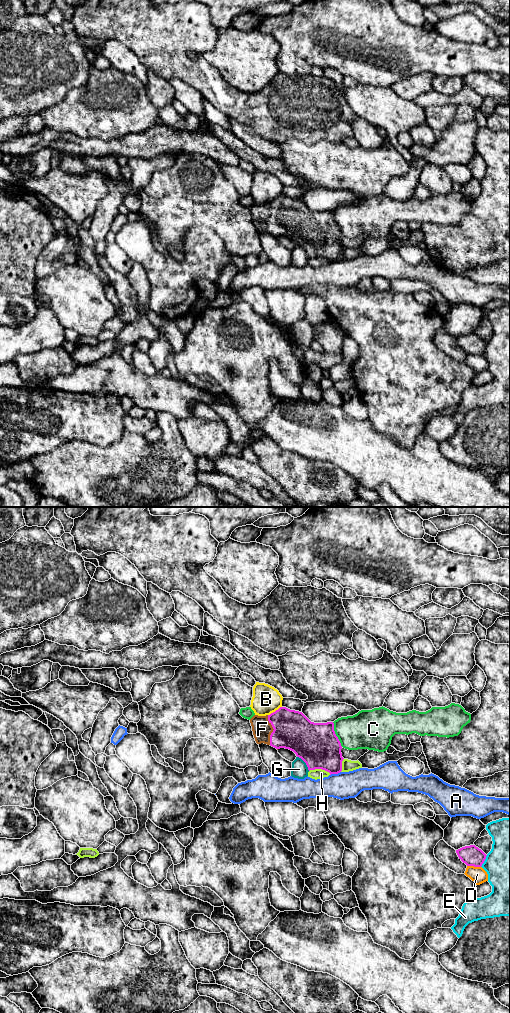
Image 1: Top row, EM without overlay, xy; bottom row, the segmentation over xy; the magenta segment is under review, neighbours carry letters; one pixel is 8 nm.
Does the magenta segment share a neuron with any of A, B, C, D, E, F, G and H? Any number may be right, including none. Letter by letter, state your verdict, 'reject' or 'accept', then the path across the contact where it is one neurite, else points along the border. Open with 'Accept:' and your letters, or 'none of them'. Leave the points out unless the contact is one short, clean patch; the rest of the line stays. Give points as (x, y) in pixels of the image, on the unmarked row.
Accept: F
A: reject
B: reject; border xy (281, 194), (268, 203)
C: reject
D: reject
E: reject
F: accept; way xy (293, 218), (273, 218), (262, 217)
G: reject
H: reject

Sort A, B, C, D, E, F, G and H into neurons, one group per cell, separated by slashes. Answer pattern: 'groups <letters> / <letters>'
groups A / B / C D / E / F / G / H

